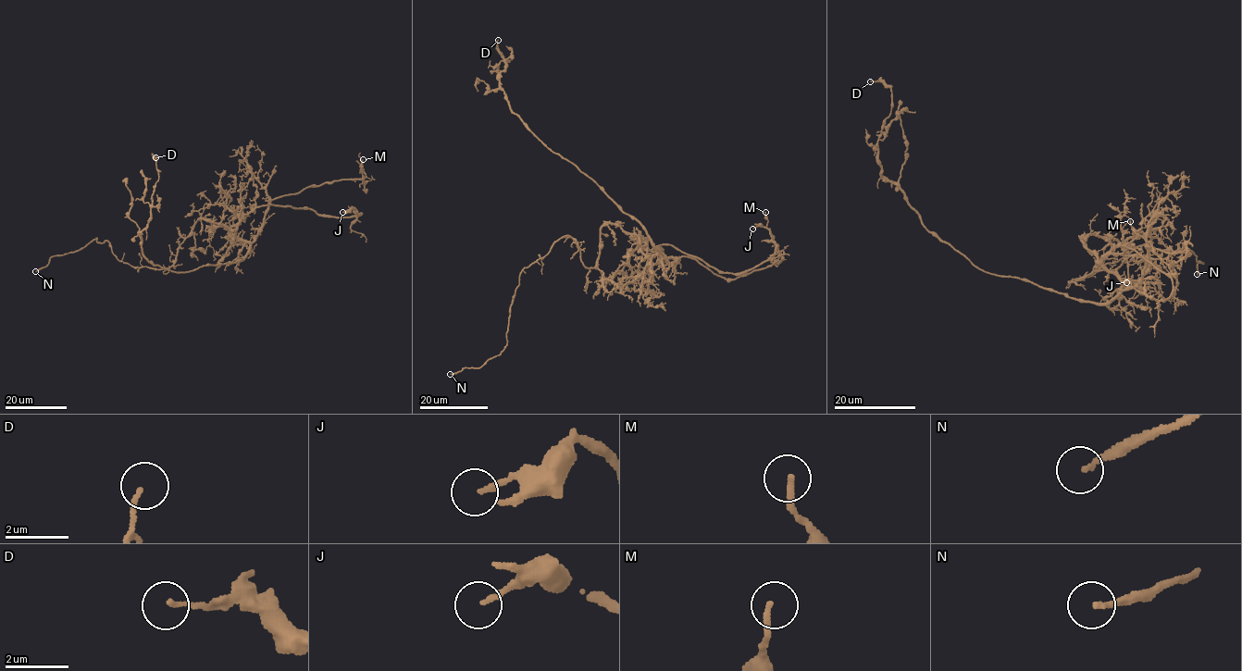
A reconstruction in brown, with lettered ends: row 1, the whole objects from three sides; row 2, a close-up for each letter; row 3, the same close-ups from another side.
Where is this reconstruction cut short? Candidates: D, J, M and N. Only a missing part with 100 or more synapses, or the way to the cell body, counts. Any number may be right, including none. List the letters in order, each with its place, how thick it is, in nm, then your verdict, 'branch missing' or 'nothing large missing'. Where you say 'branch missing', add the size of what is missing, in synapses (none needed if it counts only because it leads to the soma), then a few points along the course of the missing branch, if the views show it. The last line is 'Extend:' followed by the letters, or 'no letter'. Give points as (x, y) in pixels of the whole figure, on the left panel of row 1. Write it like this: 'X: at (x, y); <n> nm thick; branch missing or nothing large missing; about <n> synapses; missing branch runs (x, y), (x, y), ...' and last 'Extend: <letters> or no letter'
D: at (155, 157); 130 nm thick; nothing large missing
J: at (342, 212); 140 nm thick; nothing large missing
M: at (363, 159); 190 nm thick; nothing large missing
N: at (35, 271); 150 nm thick; branch missing
Extend: N

